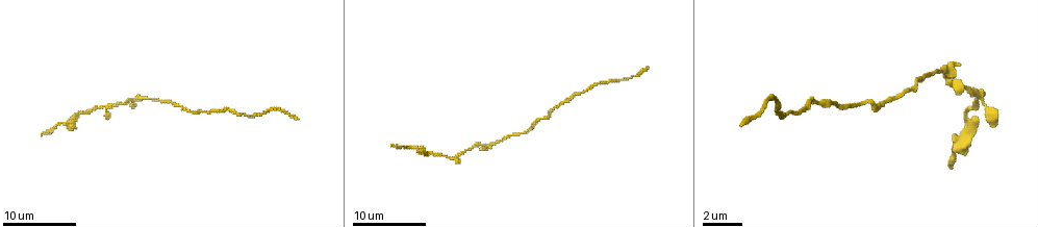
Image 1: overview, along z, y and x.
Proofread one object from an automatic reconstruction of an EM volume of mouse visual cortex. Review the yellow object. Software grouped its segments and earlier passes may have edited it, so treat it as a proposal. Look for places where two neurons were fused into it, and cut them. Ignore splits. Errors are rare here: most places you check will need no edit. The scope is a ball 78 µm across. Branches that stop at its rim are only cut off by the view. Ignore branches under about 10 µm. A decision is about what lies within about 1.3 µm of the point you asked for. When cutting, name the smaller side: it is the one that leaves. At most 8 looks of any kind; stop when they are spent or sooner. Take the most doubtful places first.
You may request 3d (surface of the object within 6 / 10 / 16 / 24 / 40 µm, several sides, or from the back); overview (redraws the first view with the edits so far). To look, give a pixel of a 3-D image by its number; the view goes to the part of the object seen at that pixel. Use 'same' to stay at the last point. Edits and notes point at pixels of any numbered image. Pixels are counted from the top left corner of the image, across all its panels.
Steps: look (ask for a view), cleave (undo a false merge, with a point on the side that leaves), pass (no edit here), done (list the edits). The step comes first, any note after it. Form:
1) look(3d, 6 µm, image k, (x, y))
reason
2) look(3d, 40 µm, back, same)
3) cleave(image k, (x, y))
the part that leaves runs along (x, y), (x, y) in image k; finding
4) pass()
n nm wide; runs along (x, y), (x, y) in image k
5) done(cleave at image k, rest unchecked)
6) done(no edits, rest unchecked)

look(3d, 10 µm, image 1, (209, 113))
calibre changes

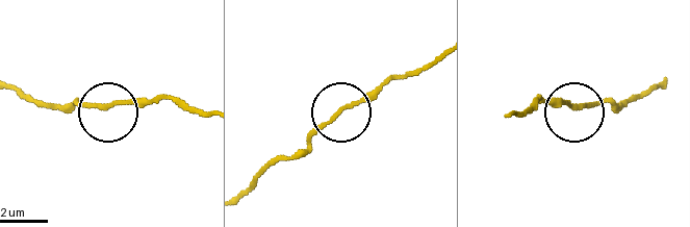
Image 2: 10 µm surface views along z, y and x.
look(3d, 10 µm, back, image 2, (574, 106))
other side

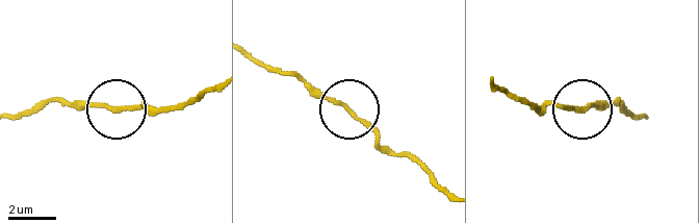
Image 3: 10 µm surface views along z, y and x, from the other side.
pass()
runs along (446, 193), (410, 159), (299, 77) in image 3; continuous, no second neuron

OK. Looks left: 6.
look(3d, 16 µm, image 1, (127, 101))
thin arm on a thick one

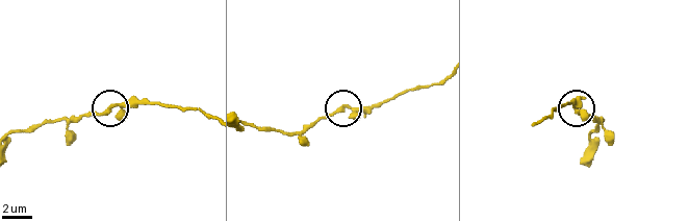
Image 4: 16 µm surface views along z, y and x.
pass()
3 arms; one neuron here

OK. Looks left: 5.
look(3d, 10 µm, image 1, (915, 89))

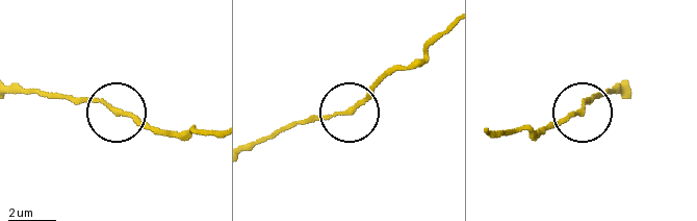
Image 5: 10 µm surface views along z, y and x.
look(3d, 10 µm, back, image 5, (348, 112))

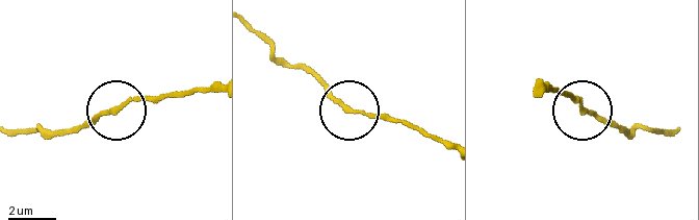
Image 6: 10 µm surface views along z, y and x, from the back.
pass()
180 nm wide; runs along (584, 107), (625, 129) in image 6; all the same neuron

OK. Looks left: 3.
look(3d, 16 µm, image 1, (75, 118))
thick turns thin

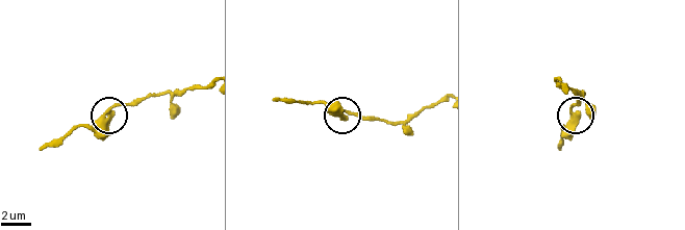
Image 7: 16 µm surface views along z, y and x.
look(3d, 16 µm, back, image 7, (345, 114))

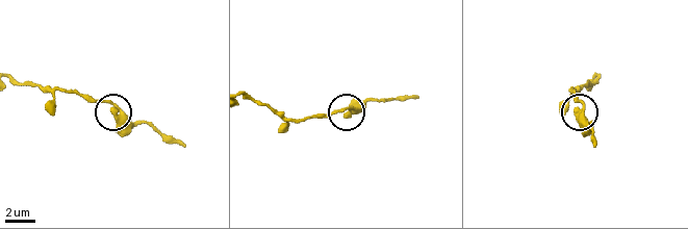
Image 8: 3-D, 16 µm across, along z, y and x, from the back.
pass()
runs along (249, 98), (290, 120), (346, 112), (378, 99) in image 8; continuous, no second neuron

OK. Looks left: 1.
done(no edits, rest unchecked)

